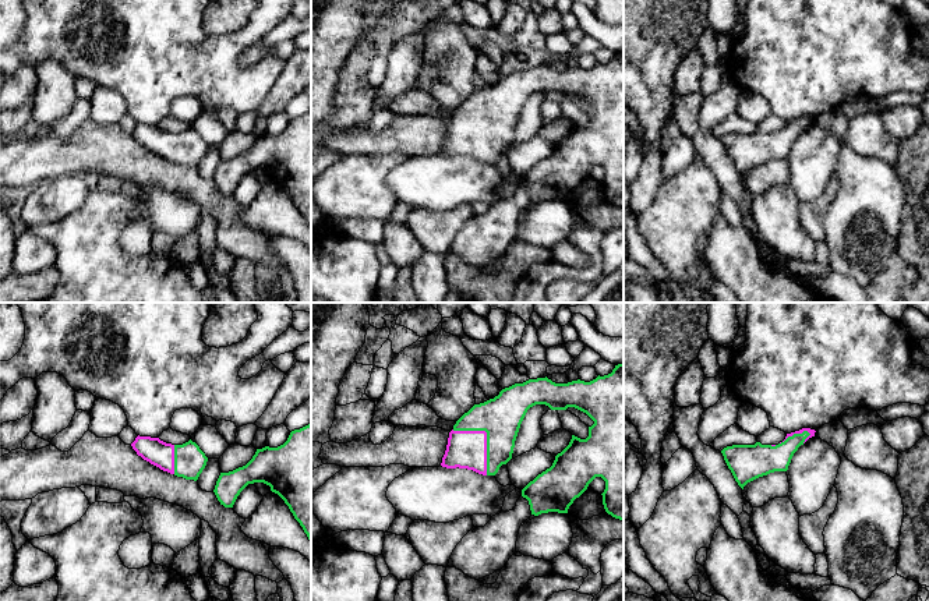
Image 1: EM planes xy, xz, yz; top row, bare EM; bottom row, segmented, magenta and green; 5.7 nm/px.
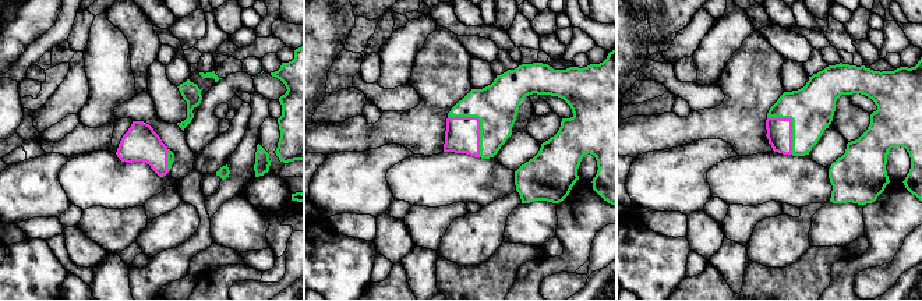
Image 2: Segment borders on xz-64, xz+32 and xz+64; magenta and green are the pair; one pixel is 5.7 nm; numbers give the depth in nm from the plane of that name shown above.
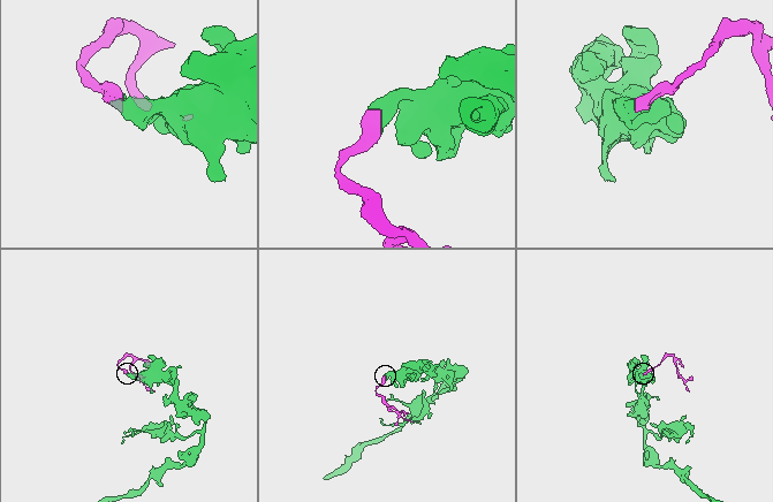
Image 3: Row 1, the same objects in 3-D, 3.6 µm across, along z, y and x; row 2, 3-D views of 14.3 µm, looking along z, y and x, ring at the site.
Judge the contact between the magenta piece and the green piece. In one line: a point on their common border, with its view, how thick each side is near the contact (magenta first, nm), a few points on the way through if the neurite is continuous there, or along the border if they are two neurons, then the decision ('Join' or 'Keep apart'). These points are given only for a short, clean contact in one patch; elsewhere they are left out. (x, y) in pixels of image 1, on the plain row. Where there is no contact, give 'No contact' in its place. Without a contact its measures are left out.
Touches magenta at xz (486, 124). Thickness 220 nm (magenta) against 240 nm. Join

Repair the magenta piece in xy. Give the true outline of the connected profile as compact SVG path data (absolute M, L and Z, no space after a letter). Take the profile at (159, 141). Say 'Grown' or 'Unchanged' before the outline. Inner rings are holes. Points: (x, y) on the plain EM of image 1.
Grown. M138 123L131 134L144 148L186 167L197 169L208 149L205 141L191 127L183 132L172 132L159 125Z

